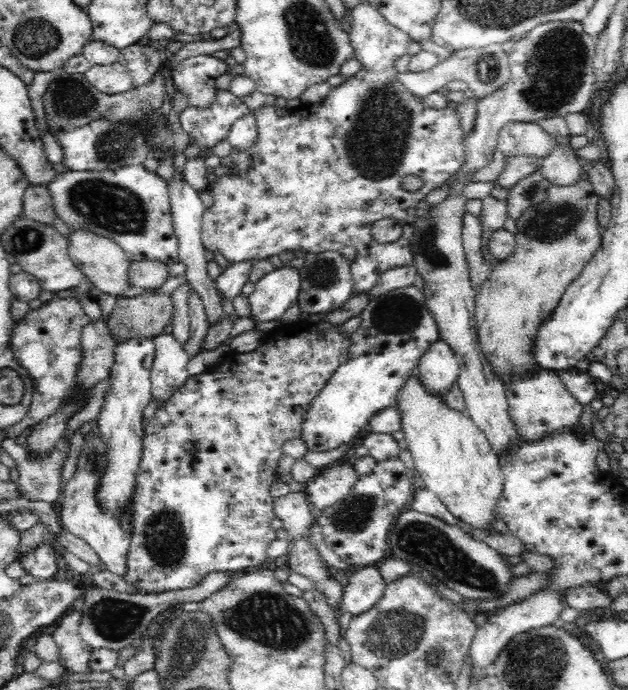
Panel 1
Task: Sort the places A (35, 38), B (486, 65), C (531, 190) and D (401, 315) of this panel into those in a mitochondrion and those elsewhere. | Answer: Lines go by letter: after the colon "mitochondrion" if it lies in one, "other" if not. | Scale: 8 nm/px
A: mitochondrion
B: mitochondrion
C: mitochondrion
D: mitochondrion

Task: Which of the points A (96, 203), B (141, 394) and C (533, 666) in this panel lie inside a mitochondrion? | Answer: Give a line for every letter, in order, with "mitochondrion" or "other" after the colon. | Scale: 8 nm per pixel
A: mitochondrion
B: other
C: mitochondrion

